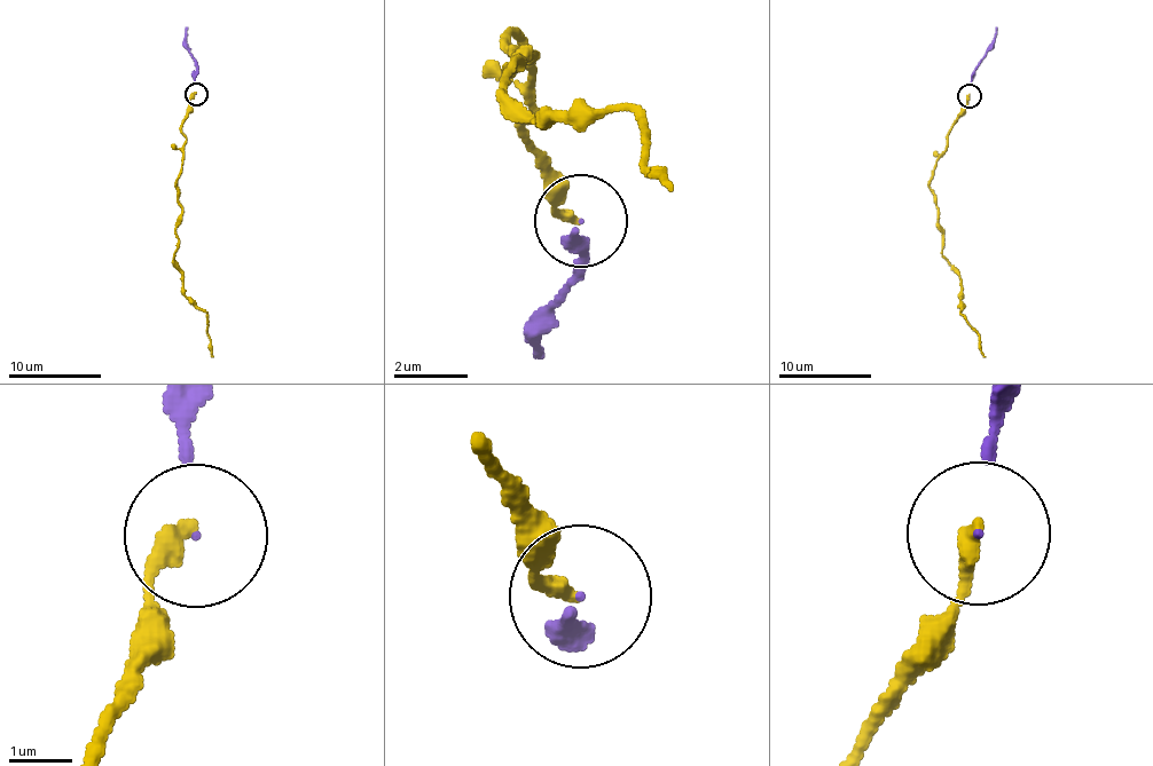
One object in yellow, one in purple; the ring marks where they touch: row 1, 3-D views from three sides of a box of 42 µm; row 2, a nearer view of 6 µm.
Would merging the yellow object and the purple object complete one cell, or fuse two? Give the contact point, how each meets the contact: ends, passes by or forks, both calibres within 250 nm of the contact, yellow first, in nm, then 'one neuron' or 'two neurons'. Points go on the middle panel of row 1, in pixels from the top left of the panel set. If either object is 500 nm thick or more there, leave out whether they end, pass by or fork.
place (581, 221); yellow ends; purple ends; calibres 280 and 20 nm; one neuron

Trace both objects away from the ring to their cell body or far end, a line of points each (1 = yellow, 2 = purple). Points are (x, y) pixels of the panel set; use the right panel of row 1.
1: (969, 94), (966, 111), (935, 163), (931, 194), (942, 255), (961, 281), (964, 316), (985, 357)
2: (969, 96), (971, 73), (987, 50), (996, 28)

